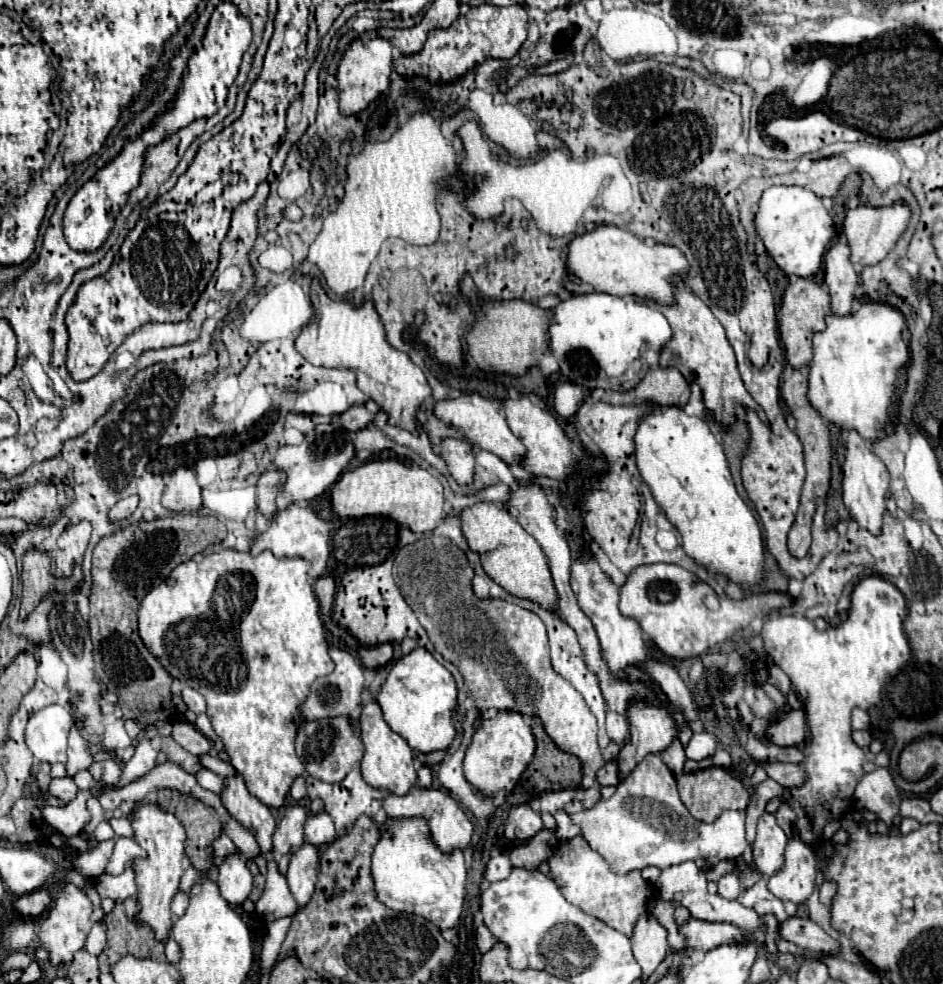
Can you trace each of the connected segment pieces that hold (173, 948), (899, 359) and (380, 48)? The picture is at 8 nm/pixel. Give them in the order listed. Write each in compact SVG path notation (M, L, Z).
M167 939L167 943L165 943L165 957L167 957L167 961L169 963L173 963L173 965L177 965L179 963L179 945L175 945L175 939Z
M863 303L859 311L847 317L827 317L827 329L813 337L807 393L825 421L839 429L855 429L867 441L879 439L889 421L897 373L909 361L909 347L901 337L903 327L905 317L883 303Z
M377 35L359 37L355 39L349 49L345 51L339 69L337 69L337 83L339 83L339 109L343 115L357 115L359 111L367 109L371 101L375 101L381 93L389 89L389 75L393 71L393 45L387 39Z

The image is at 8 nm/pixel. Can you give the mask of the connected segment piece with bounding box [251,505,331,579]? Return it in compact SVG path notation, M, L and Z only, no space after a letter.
M289 505L287 509L277 513L275 521L269 525L269 529L263 535L255 537L255 543L251 547L251 555L259 555L259 553L271 549L275 557L307 559L311 563L311 579L317 579L317 577L327 575L327 561L331 555L329 533L331 533L331 525L327 521L319 519L313 511L309 511L305 507Z

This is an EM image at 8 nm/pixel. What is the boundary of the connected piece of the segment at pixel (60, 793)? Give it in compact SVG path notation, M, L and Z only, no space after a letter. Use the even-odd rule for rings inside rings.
M71 777L53 779L53 781L49 783L49 789L47 789L49 795L53 795L53 797L57 797L57 799L61 799L61 801L71 801L71 799L75 799L77 791L79 791L79 787L73 783Z

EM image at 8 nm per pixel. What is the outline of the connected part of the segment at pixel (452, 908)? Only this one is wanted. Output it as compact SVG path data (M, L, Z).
M421 817L389 819L381 827L385 833L375 845L371 856L371 875L375 879L379 901L395 911L425 917L443 931L457 927L467 893L463 851L455 849L447 855L441 853L439 847L431 841L427 821Z

